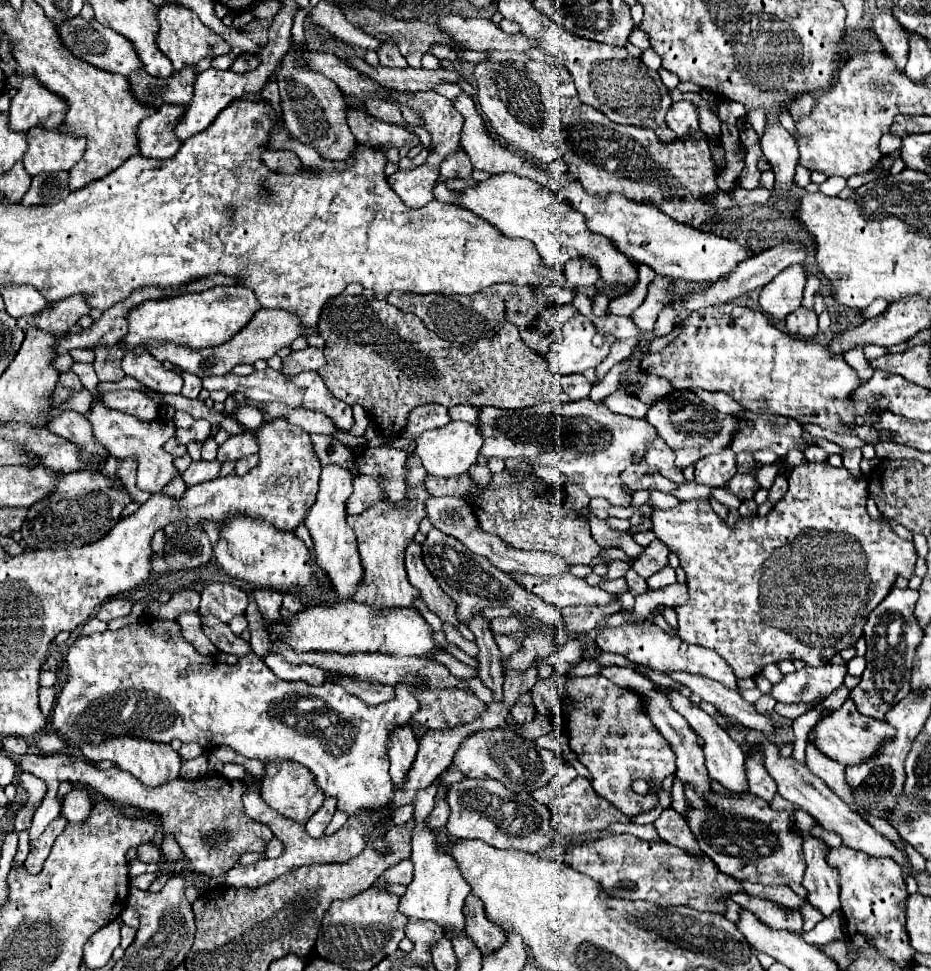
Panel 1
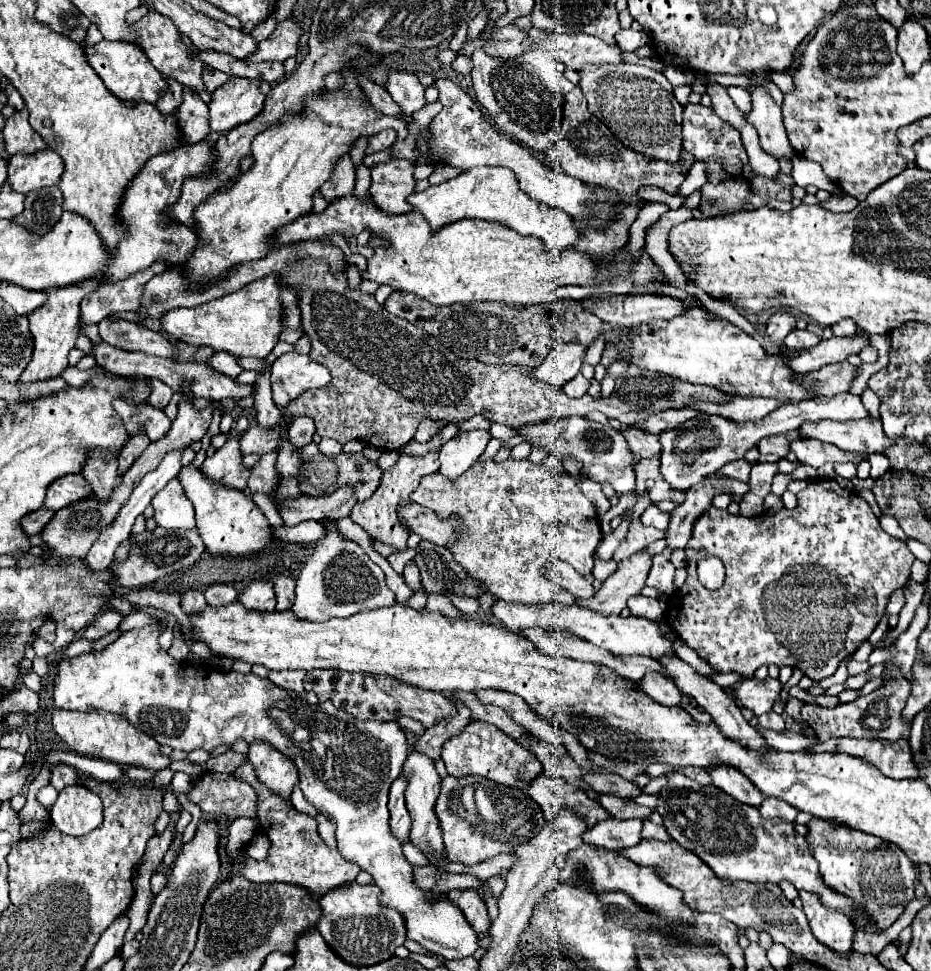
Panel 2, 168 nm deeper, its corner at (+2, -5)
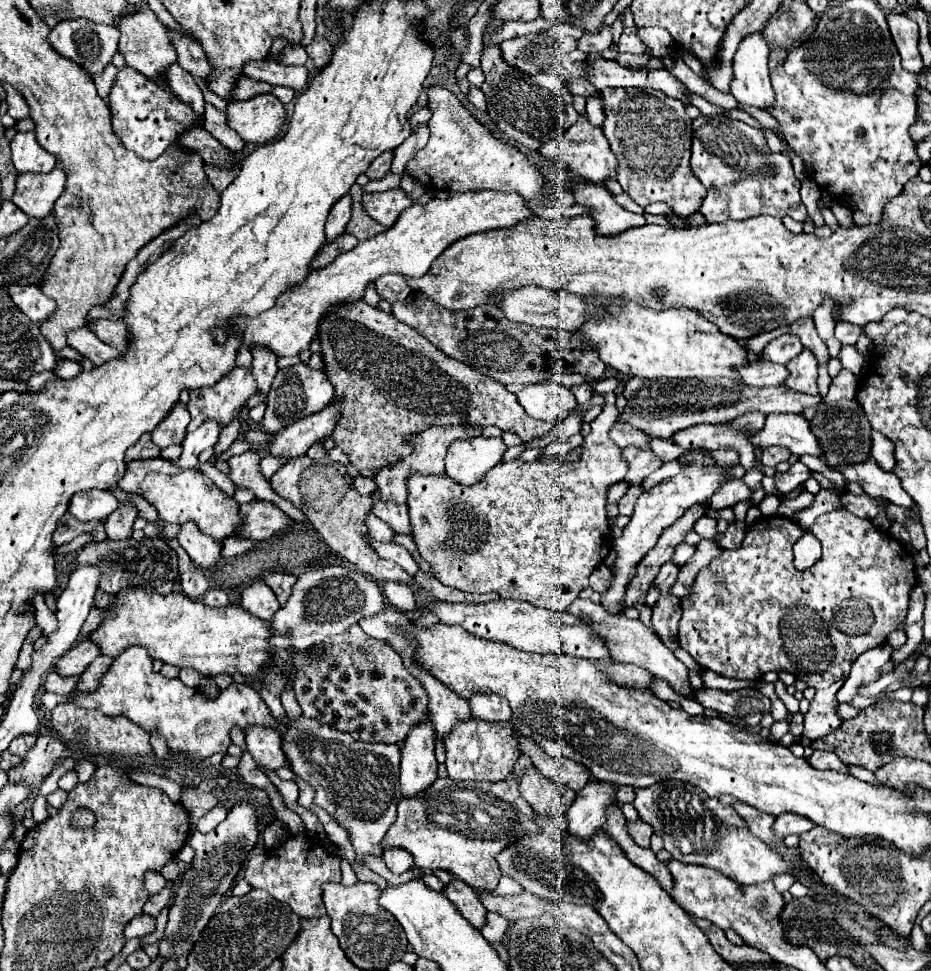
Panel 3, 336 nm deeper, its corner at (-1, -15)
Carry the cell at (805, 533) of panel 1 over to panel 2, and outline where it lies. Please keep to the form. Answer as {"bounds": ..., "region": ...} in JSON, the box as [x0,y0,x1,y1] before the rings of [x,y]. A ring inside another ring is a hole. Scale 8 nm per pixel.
{"bounds":[667,480,915,682],"region":[[[813,480],[809,482],[809,486],[797,494],[799,504],[795,510],[787,510],[781,508],[775,514],[759,514],[753,518],[743,518],[743,516],[731,516],[727,510],[719,510],[719,508],[711,508],[709,512],[705,512],[693,526],[693,536],[685,546],[685,554],[687,554],[687,580],[685,584],[673,594],[673,598],[667,600],[667,622],[671,624],[671,628],[679,634],[679,638],[693,648],[703,660],[707,660],[715,670],[719,672],[737,672],[743,678],[751,678],[753,672],[763,666],[763,664],[777,664],[777,666],[799,666],[801,672],[805,676],[809,676],[811,680],[819,682],[831,674],[835,674],[837,666],[841,660],[849,658],[851,654],[855,654],[859,650],[859,646],[871,636],[871,632],[875,630],[875,626],[879,624],[879,620],[885,614],[889,596],[903,588],[909,580],[911,574],[911,564],[915,562],[915,556],[909,552],[909,548],[905,546],[903,540],[897,540],[893,536],[889,536],[881,526],[879,526],[879,518],[871,512],[869,504],[865,500],[861,500],[857,494],[847,492],[845,488],[841,488],[835,480]],[[705,556],[719,556],[725,564],[727,570],[727,578],[723,582],[723,586],[719,590],[707,590],[699,578],[697,578],[697,562]]]}

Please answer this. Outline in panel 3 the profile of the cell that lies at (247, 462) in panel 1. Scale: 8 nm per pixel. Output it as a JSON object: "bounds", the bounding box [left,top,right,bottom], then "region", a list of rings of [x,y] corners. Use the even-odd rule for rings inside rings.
{"bounds":[270,456,412,584],"region":[[[298,456],[284,462],[276,474],[270,478],[272,490],[290,500],[298,510],[302,510],[316,532],[324,538],[324,542],[338,552],[342,558],[352,562],[360,572],[372,576],[374,580],[394,580],[412,584],[412,578],[392,560],[384,560],[372,552],[372,546],[366,542],[370,536],[370,528],[366,526],[366,516],[372,510],[372,496],[360,496],[354,488],[354,478],[348,476],[346,466],[340,462],[332,462],[328,456],[320,460],[312,460],[308,456]]]}

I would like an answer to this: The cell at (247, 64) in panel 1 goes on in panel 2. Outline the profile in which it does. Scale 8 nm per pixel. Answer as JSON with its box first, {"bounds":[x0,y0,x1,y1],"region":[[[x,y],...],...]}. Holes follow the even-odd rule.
{"bounds":[247,18,301,62],"region":[[[289,18],[281,24],[277,24],[275,32],[259,42],[259,54],[253,58],[247,58],[247,62],[263,62],[263,60],[279,60],[285,62],[289,56],[297,54],[299,38],[301,38],[301,22],[299,18]]]}

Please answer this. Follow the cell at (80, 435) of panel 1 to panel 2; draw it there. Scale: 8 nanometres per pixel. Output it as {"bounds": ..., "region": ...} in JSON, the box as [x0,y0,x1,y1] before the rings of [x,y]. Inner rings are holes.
{"bounds":[81,458,121,500],"region":[[[99,458],[97,462],[89,462],[89,470],[85,470],[85,474],[81,476],[87,478],[99,500],[107,500],[111,492],[121,484],[117,462],[105,462],[105,458]]]}

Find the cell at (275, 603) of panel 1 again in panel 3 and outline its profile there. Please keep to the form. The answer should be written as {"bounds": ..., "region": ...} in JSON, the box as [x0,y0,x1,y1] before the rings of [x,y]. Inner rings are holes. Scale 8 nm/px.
{"bounds":[242,582,280,620],"region":[[[252,582],[244,592],[242,592],[242,606],[262,618],[262,620],[272,620],[272,616],[278,612],[280,604],[278,604],[278,598],[276,594],[262,582]]]}

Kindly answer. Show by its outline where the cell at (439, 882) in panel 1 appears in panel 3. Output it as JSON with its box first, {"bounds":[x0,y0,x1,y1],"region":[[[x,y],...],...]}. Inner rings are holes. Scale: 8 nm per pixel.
{"bounds":[400,718,438,798],"region":[[[428,718],[410,730],[402,748],[402,768],[400,768],[400,792],[404,798],[412,798],[424,792],[438,778],[434,740],[436,732]]]}

